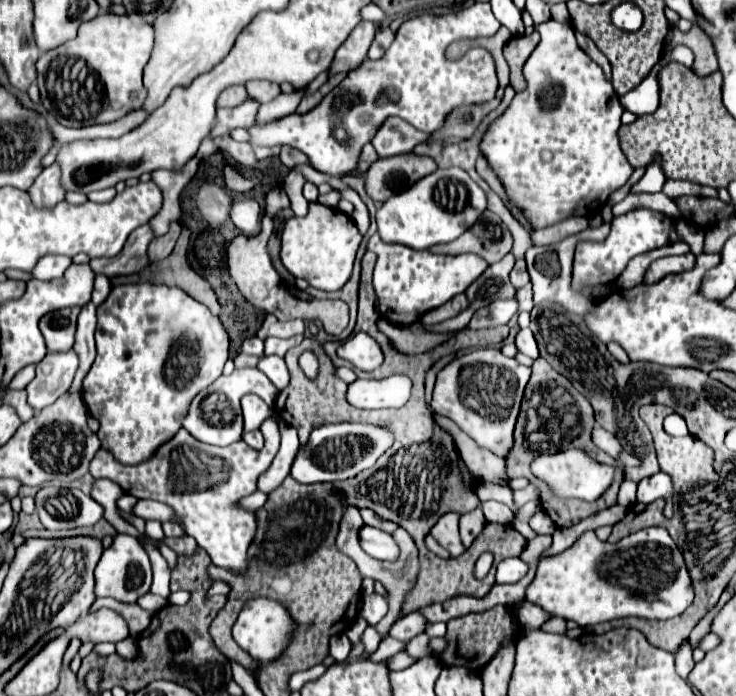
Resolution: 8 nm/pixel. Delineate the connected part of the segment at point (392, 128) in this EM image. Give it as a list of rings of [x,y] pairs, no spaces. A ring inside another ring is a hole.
[[[391,117],[381,125],[371,143],[377,149],[379,157],[395,157],[411,153],[415,145],[425,143],[427,139],[429,139],[427,133],[417,131],[399,117]]]

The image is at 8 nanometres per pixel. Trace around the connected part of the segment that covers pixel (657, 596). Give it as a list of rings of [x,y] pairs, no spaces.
[[[649,527],[639,533],[633,533],[619,543],[611,545],[607,541],[599,541],[595,533],[585,533],[571,549],[561,555],[547,557],[539,561],[533,583],[527,587],[527,601],[543,607],[545,611],[575,621],[579,627],[589,627],[621,617],[643,617],[643,619],[671,619],[683,613],[695,593],[691,589],[689,569],[683,561],[683,553],[663,527]]]

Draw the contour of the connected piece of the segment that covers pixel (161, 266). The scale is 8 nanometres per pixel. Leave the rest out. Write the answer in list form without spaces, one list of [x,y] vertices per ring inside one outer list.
[[[183,227],[181,237],[175,245],[175,251],[171,253],[171,257],[149,265],[145,271],[141,271],[141,279],[147,283],[163,283],[169,287],[179,287],[183,291],[187,291],[193,299],[197,299],[199,303],[207,305],[215,315],[221,313],[221,305],[211,289],[211,285],[199,277],[187,263],[187,247],[189,247],[189,237],[191,231],[187,227]]]

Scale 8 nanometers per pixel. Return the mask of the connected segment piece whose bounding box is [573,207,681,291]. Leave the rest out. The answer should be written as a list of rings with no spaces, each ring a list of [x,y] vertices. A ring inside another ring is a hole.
[[[639,207],[621,217],[615,217],[611,221],[609,237],[605,237],[603,241],[579,241],[577,243],[575,263],[573,263],[573,289],[581,291],[583,287],[589,287],[589,285],[591,287],[607,285],[609,279],[617,279],[621,275],[621,271],[627,267],[627,263],[635,255],[647,253],[651,249],[657,249],[657,247],[663,247],[675,241],[681,241],[677,227],[675,227],[675,219],[665,213]]]

